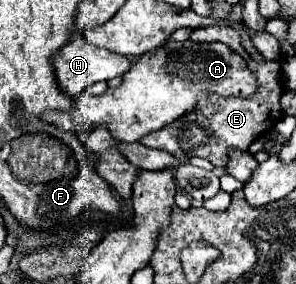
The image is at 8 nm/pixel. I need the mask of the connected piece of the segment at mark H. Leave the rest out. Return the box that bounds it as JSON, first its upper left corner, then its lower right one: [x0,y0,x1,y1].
[50,34,130,96]

